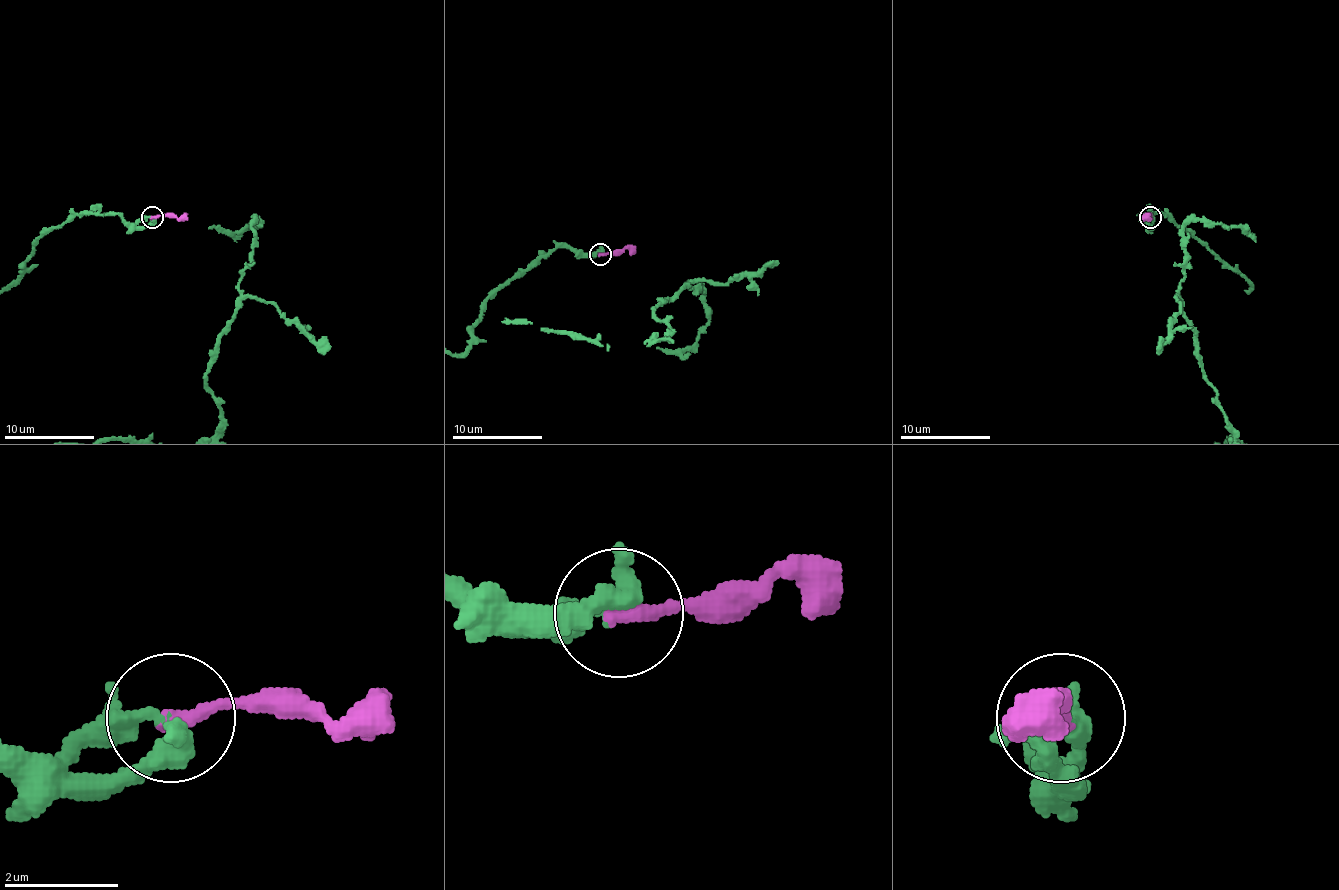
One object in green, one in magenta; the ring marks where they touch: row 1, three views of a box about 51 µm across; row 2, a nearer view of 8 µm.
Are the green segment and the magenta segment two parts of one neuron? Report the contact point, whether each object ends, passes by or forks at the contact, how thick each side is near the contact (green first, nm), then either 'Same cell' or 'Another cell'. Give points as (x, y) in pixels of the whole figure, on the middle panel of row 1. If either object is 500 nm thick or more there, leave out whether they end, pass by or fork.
Place: (600, 254). At the ring green passes by. At the ring magenta ends. Thickness 200 nm (green) against 240 nm. Same cell

